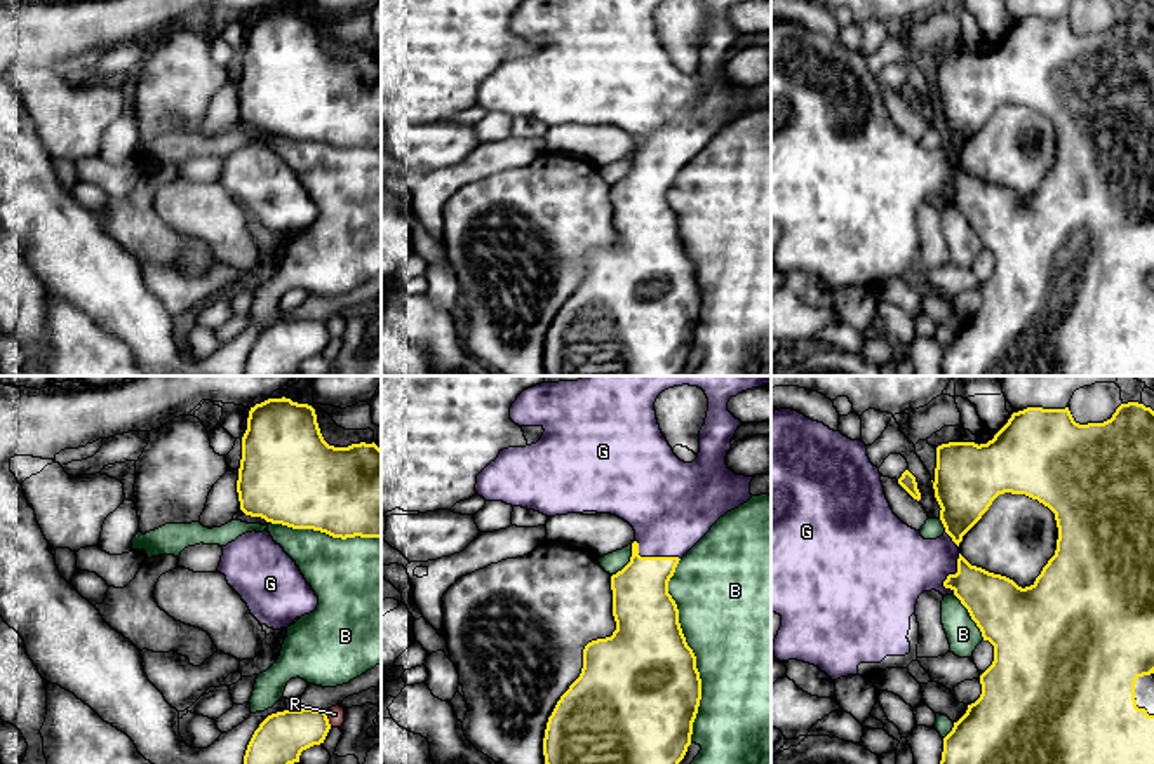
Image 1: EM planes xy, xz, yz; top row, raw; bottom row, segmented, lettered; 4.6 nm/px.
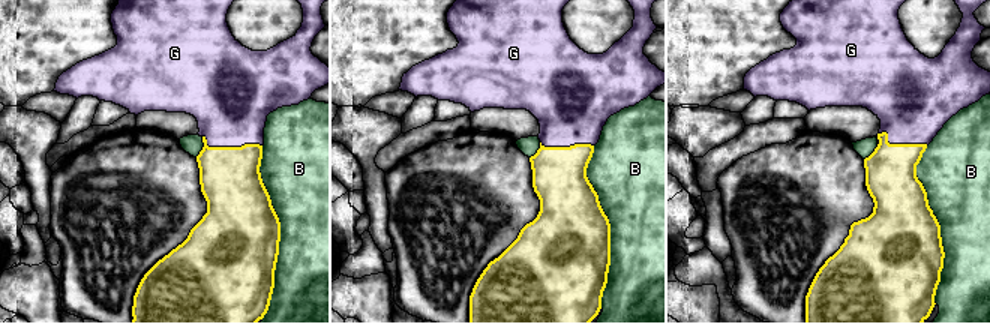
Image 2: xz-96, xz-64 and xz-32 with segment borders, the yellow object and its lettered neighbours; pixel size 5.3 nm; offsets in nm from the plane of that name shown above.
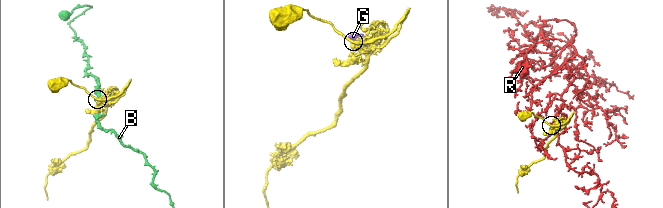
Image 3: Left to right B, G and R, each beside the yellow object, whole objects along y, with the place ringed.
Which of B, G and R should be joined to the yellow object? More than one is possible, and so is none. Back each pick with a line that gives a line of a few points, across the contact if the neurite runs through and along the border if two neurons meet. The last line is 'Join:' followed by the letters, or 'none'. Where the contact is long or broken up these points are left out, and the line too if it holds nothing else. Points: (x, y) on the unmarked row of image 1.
Join: G

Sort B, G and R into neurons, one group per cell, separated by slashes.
B / G / R

